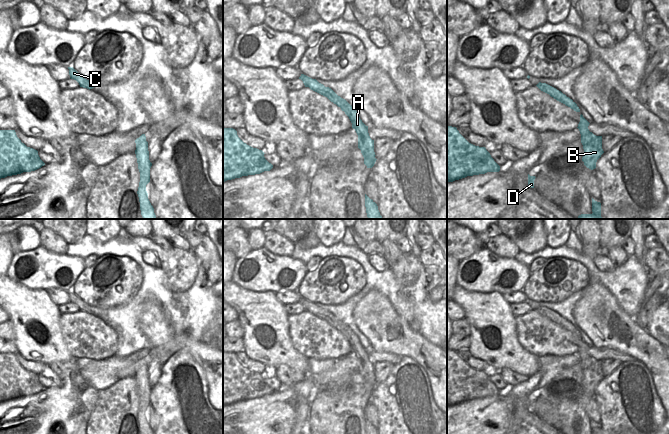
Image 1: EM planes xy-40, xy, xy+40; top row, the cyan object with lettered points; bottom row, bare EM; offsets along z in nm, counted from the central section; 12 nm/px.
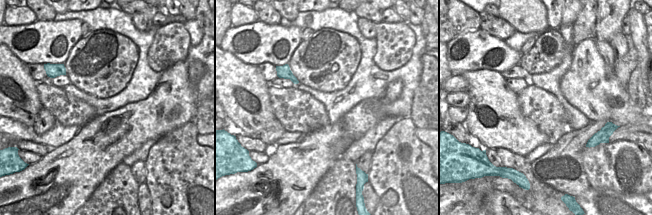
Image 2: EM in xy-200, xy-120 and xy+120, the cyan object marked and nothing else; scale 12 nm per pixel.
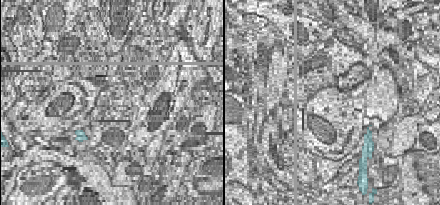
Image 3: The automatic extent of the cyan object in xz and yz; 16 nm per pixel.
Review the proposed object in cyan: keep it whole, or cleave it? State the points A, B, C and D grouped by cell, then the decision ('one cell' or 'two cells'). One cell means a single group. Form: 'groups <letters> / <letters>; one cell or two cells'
groups A C D / B; two cells

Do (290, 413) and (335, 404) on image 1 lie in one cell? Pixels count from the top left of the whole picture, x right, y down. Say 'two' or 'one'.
two

